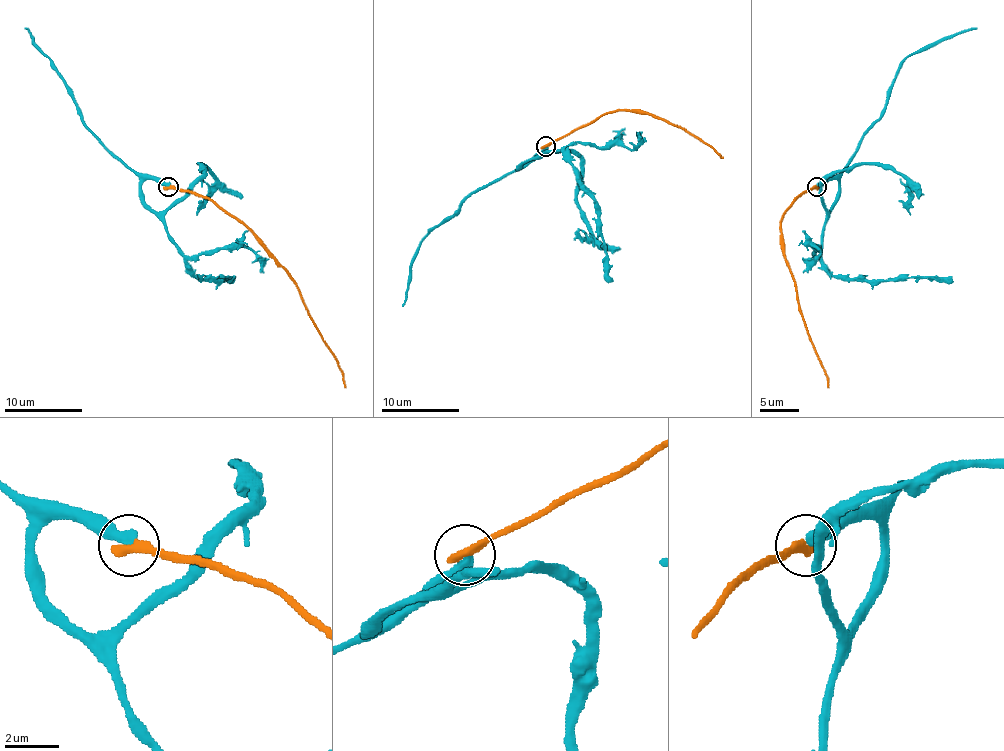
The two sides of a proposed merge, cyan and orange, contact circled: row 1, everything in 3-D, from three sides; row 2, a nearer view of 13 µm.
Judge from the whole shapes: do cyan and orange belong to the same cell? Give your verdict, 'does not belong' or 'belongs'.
does not belong

